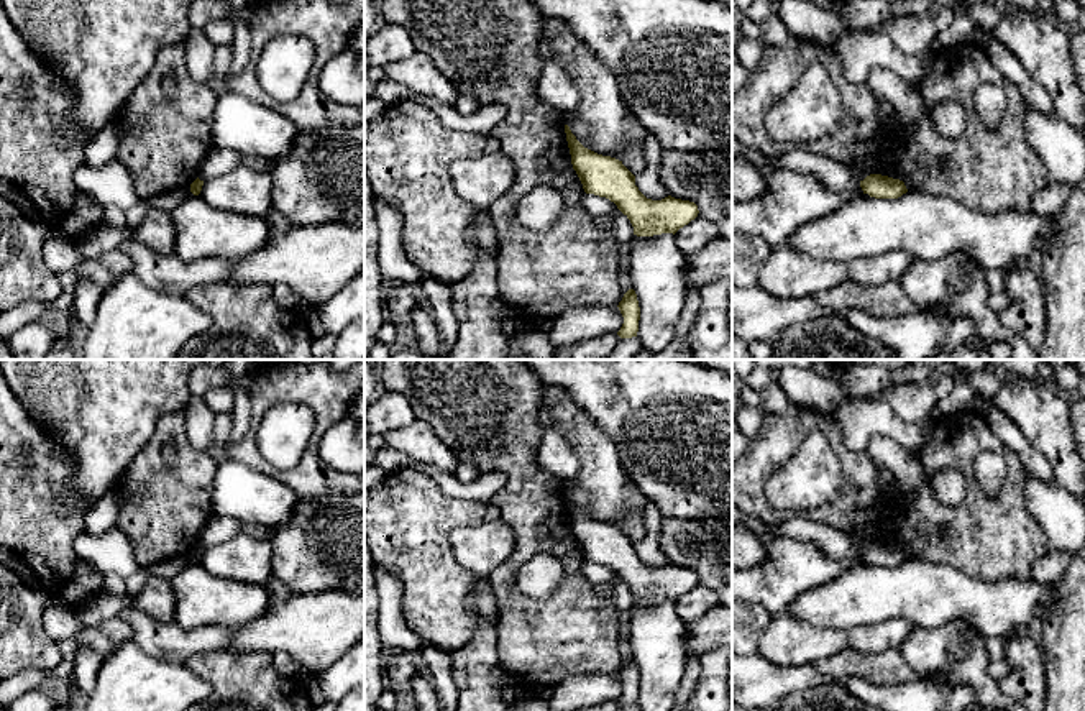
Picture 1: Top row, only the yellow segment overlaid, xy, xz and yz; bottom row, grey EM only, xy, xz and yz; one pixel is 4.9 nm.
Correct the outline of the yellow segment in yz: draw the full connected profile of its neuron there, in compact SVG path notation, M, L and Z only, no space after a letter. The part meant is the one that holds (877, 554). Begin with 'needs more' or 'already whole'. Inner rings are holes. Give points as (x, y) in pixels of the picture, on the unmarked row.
already whole | M870 542L860 548L863 562L875 567L898 567L908 560L906 553L900 547L893 547L881 542Z

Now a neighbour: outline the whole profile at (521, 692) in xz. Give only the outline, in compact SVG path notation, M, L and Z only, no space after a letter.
M506 675L506 685L514 691L515 700L548 700L555 685L545 685L540 688L525 686L515 677Z

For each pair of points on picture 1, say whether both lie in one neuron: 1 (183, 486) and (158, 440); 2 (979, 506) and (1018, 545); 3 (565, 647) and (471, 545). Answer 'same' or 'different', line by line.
1: same
2: same
3: different

